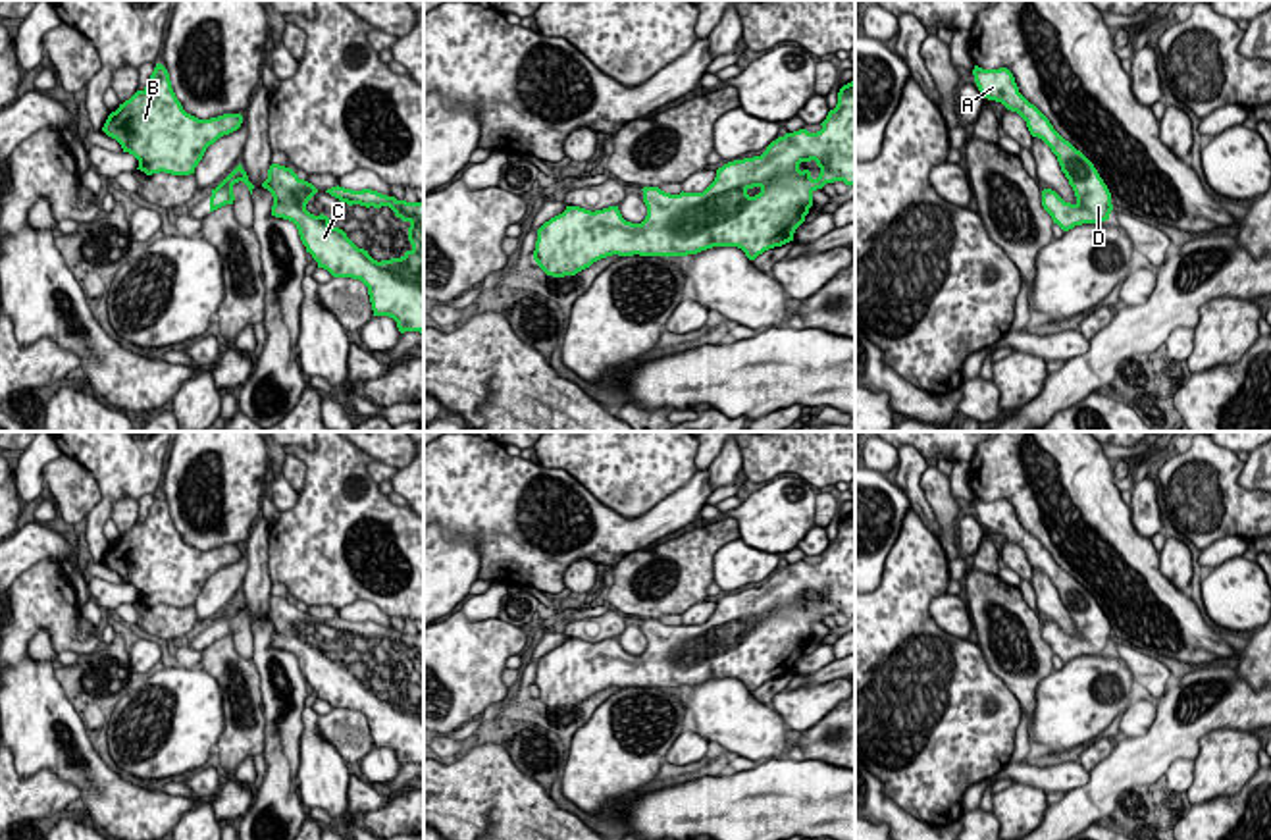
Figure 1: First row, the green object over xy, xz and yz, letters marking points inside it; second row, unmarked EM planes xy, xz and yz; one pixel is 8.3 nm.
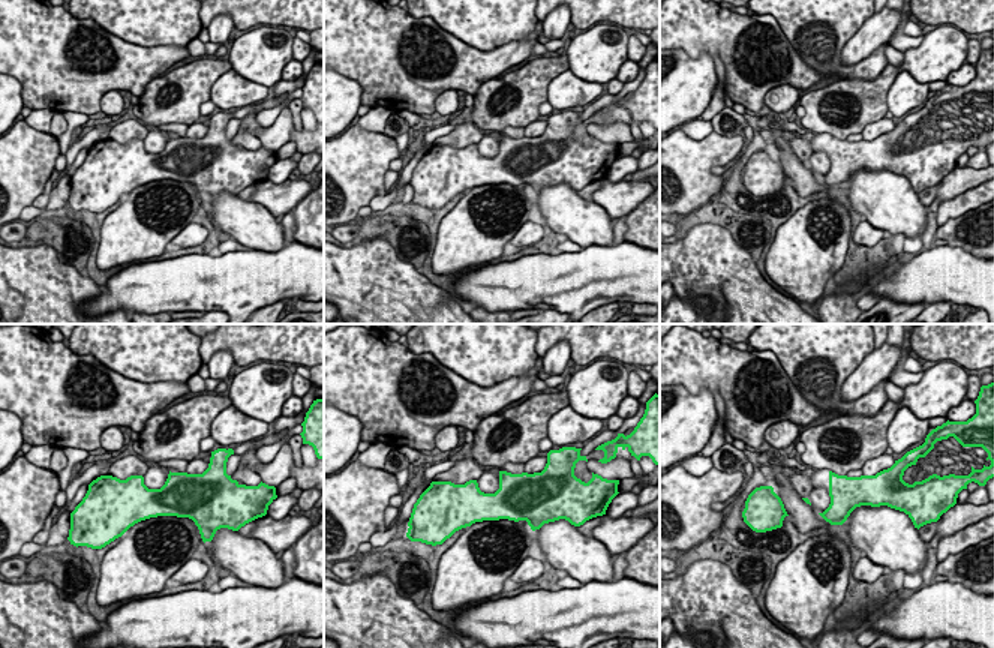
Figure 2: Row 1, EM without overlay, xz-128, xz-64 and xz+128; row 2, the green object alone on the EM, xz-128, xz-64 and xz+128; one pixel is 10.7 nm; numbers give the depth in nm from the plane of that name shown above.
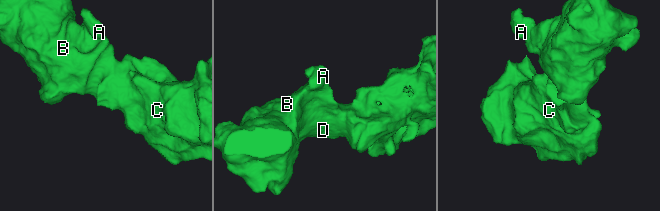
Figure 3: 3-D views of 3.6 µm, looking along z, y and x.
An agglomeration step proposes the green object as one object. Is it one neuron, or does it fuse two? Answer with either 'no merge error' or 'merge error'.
no merge error

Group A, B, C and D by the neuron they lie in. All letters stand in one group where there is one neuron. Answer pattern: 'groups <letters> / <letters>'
groups A B C D

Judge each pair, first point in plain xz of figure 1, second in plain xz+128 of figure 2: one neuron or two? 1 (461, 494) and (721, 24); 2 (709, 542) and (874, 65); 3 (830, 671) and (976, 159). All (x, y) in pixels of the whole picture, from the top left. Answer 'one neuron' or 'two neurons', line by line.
1: one neuron
2: two neurons
3: two neurons

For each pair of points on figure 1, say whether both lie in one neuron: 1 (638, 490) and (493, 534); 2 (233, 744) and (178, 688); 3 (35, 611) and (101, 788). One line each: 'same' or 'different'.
1: different
2: different
3: same

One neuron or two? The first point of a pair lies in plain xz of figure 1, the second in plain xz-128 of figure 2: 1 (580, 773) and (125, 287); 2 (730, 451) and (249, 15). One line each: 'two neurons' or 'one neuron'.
1: two neurons
2: two neurons

